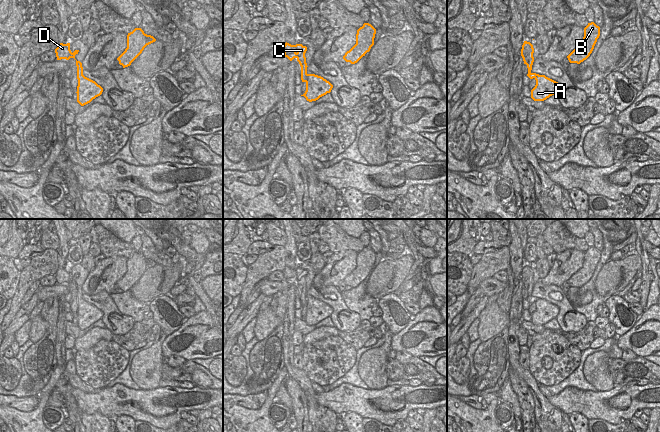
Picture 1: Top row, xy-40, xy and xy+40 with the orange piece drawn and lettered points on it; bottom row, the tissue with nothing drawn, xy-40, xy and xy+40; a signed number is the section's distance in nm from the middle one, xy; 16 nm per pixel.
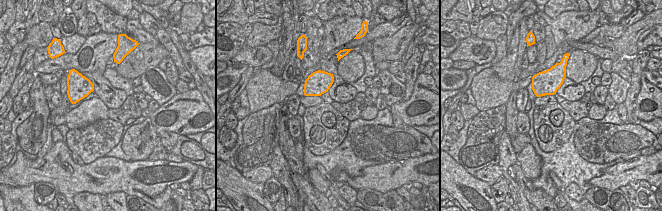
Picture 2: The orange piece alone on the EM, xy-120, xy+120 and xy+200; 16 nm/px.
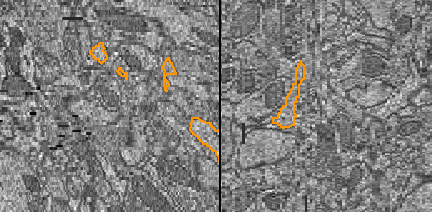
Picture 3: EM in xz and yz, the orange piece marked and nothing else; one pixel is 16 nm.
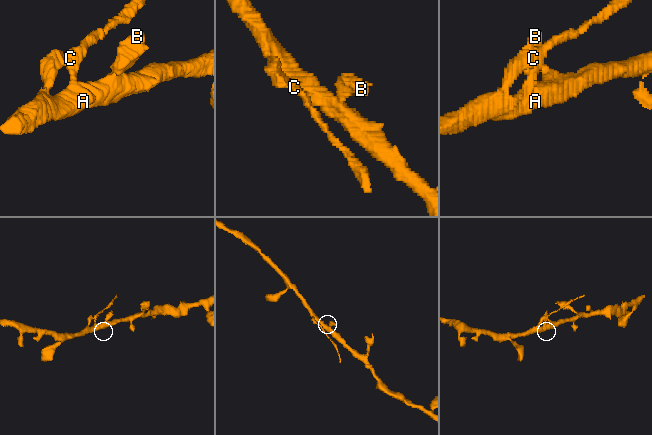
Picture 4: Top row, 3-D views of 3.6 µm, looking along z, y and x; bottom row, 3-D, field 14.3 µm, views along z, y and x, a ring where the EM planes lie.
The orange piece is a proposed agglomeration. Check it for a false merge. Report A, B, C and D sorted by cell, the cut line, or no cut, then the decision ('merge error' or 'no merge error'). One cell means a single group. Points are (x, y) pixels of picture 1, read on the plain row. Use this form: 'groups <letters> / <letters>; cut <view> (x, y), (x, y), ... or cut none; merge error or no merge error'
groups A B D / C; cut xy+40 (532, 285), (528, 285), (526, 288); merge error

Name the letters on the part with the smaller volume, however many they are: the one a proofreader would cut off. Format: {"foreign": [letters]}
{"foreign": ["C"]}

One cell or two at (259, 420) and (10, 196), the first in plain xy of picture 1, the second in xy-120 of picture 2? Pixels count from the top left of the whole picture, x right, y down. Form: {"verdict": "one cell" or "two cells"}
{"verdict": "one cell"}

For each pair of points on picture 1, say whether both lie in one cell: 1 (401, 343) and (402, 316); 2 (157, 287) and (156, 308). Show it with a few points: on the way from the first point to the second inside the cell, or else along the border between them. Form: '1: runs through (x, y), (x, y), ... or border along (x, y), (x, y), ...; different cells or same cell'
1: border along (413, 317), (393, 335); different cells
2: border along (168, 292), (154, 297), (149, 302); different cells

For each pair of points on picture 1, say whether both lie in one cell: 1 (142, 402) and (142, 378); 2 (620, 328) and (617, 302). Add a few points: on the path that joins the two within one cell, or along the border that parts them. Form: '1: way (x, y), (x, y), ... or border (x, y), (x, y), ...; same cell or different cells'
1: border (158, 386), (152, 389), (141, 389); different cells
2: way (620, 322), (614, 316), (615, 308); same cell

